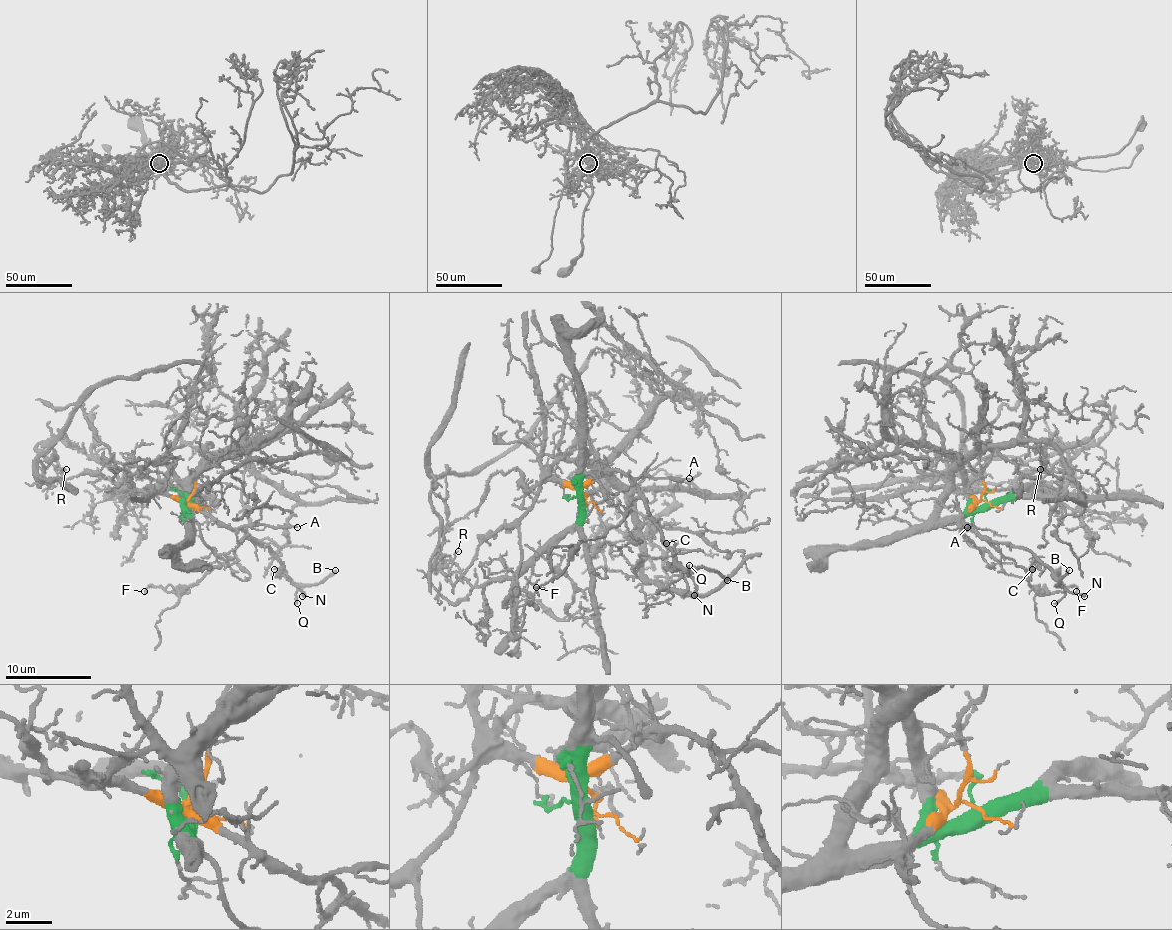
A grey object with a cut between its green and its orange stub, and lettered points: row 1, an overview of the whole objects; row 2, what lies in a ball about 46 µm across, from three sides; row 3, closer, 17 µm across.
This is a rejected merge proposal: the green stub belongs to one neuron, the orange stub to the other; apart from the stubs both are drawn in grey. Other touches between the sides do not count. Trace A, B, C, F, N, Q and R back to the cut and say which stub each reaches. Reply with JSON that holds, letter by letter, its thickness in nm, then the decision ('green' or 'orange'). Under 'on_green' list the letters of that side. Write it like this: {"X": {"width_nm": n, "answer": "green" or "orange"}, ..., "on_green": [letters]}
{"A": {"width_nm": 170, "answer": "orange"}, "B": {"width_nm": 200, "answer": "orange"}, "C": {"width_nm": 70, "answer": "orange"}, "F": {"width_nm": 140, "answer": "orange"}, "N": {"width_nm": 200, "answer": "orange"}, "Q": {"width_nm": 150, "answer": "orange"}, "R": {"width_nm": 120, "answer": "orange"}, "on_green": []}

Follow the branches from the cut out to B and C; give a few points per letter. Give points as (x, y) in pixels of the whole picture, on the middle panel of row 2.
B: (581, 498), (579, 490), (605, 472), (622, 472), (646, 505), (661, 539), (685, 567), (709, 567), (728, 580)
C: (581, 498), (579, 490), (605, 472), (622, 472), (672, 550), (674, 544), (665, 544)

